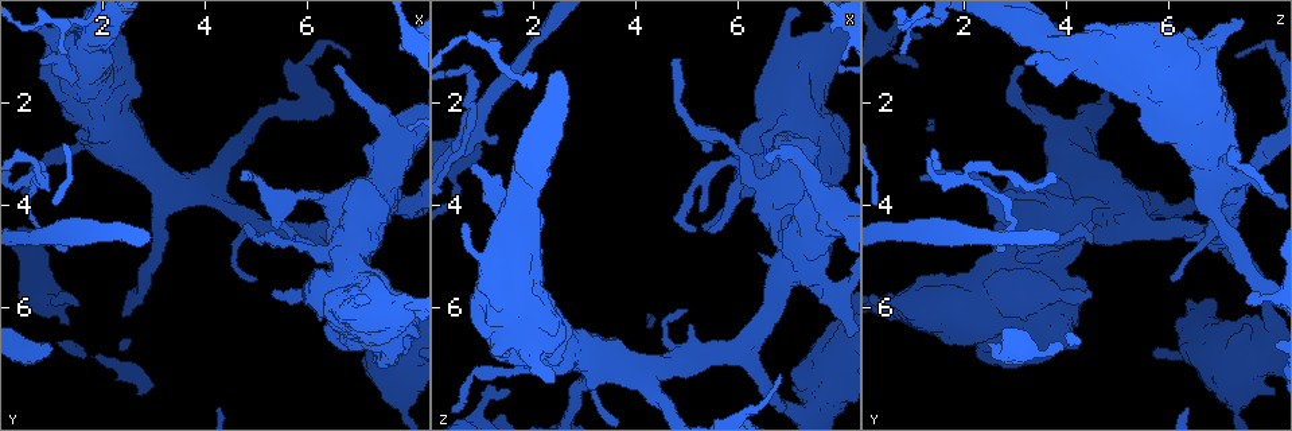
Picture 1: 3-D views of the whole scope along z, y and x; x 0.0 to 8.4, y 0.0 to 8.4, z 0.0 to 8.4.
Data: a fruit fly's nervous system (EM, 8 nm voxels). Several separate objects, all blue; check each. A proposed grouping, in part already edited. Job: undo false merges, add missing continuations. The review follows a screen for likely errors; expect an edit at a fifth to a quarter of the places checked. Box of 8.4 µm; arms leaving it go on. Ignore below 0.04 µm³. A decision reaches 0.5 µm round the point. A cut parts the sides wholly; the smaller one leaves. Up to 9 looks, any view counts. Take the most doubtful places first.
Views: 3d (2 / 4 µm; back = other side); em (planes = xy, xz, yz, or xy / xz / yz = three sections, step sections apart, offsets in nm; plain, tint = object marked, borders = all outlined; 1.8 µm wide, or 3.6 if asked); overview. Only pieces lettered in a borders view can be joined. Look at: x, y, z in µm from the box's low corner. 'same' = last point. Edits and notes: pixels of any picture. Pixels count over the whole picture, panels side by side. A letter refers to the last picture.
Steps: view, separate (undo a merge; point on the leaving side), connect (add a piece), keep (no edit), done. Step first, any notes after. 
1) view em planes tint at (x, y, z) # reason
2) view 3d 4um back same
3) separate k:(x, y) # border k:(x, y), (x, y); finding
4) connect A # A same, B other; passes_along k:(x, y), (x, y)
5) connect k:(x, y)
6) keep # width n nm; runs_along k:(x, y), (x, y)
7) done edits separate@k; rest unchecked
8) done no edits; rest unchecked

view 3d 2um at (0.70, 3.40, 2.05) # side arm on a straight run

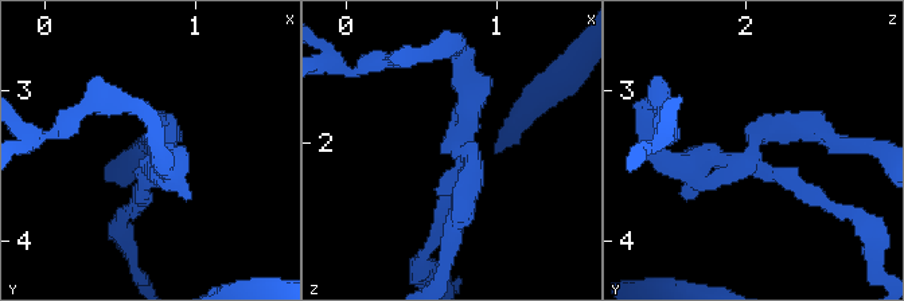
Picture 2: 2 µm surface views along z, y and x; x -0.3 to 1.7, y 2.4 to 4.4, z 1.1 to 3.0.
view em planes borders at (0.74, 3.44, 2.02)

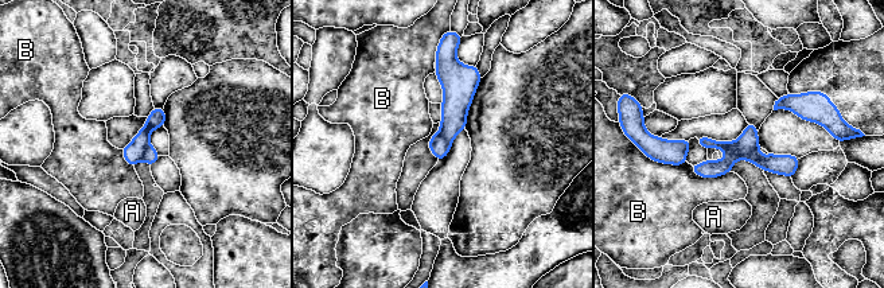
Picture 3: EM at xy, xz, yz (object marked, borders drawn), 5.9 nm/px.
separate 3:(748, 140) # A other, B other; border 3:(736, 141), (736, 148), (727, 154); a second neuron is stuck on

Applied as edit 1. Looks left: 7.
view overview # redraw

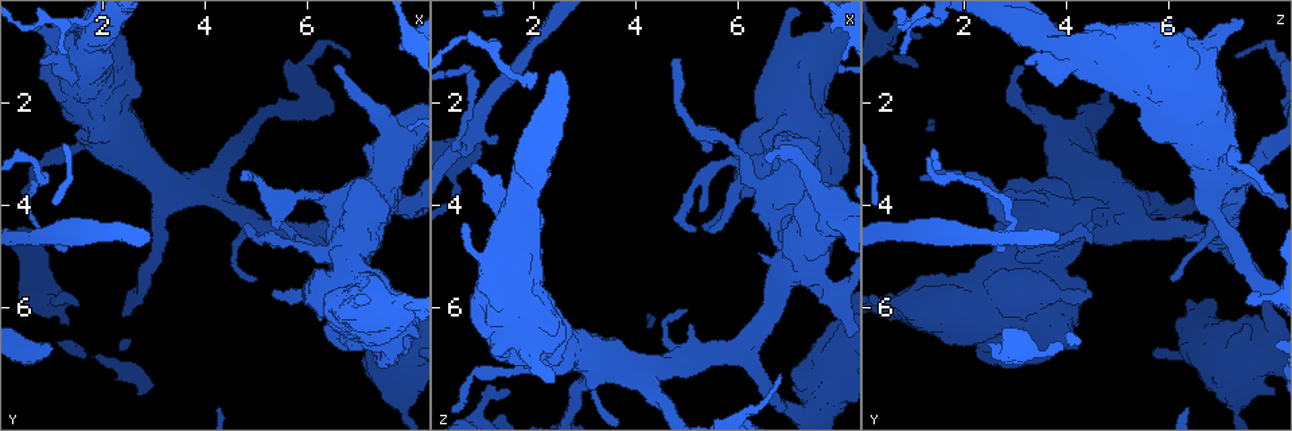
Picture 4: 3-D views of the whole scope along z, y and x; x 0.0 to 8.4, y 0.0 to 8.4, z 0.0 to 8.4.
view 3d 4um at (1.45, 5.95, 7.70) # free end

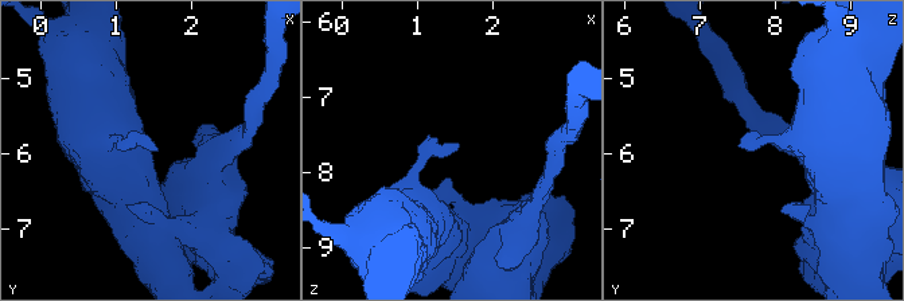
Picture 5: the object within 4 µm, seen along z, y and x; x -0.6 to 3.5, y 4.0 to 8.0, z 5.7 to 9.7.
view em planes borders at (1.50, 5.95, 7.70)

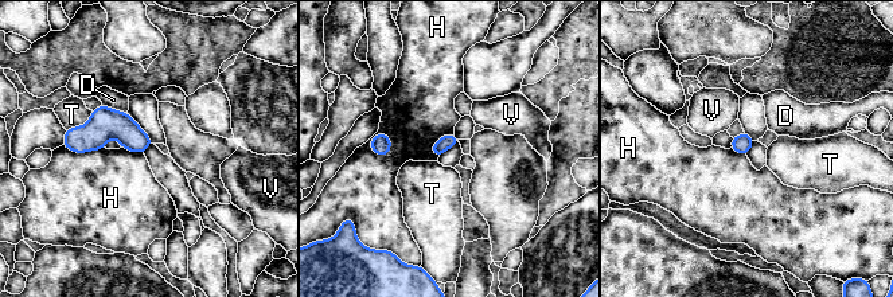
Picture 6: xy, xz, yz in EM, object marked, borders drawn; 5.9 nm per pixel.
keep # longest_contact T 200 nm; D other, H other, T other, V other; border 6:(381, 131), (392, 143), (386, 156); none of them fits

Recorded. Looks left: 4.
view em planes plain at (0.90, 6.70, 2.45) # thick end

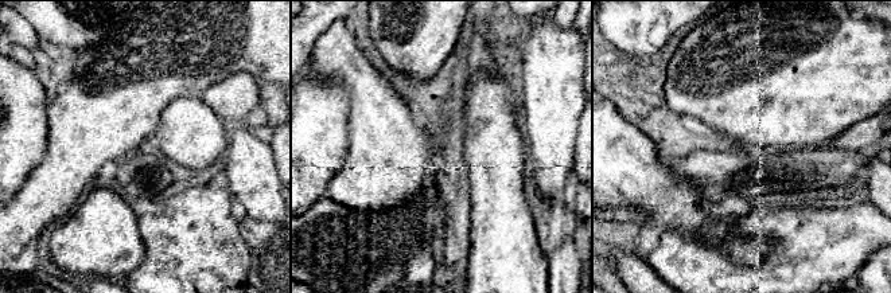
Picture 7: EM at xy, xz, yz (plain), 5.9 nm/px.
view em planes borders same

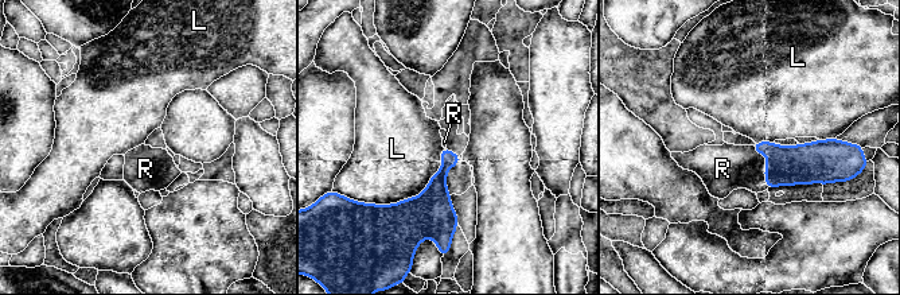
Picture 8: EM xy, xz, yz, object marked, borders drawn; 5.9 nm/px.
connect 8:(727, 167) # L other, R same; it goes on there

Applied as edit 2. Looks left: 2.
view overview # redraw

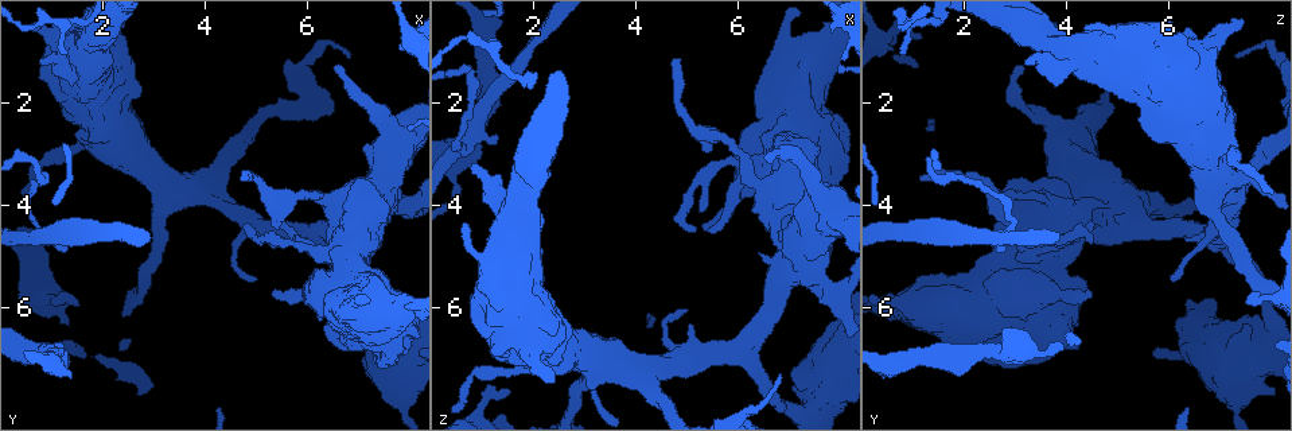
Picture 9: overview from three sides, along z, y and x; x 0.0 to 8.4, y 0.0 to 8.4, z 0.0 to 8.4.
view em planes borders at (0.85, 1.20, 3.25) # free end

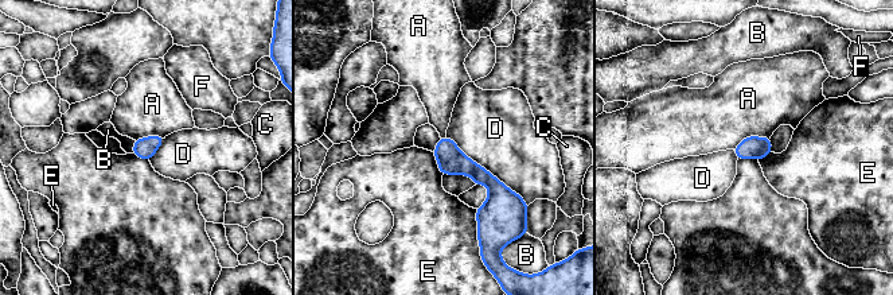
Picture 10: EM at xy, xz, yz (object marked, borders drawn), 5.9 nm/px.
keep # longest_contact D 600 nm; A other, B other, C other, D other, E other, F other; runs_along 10:(443, 140), (492, 186), (486, 217); none of them fits

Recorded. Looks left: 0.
done edits separate@3, connect@8; rest unchecked

